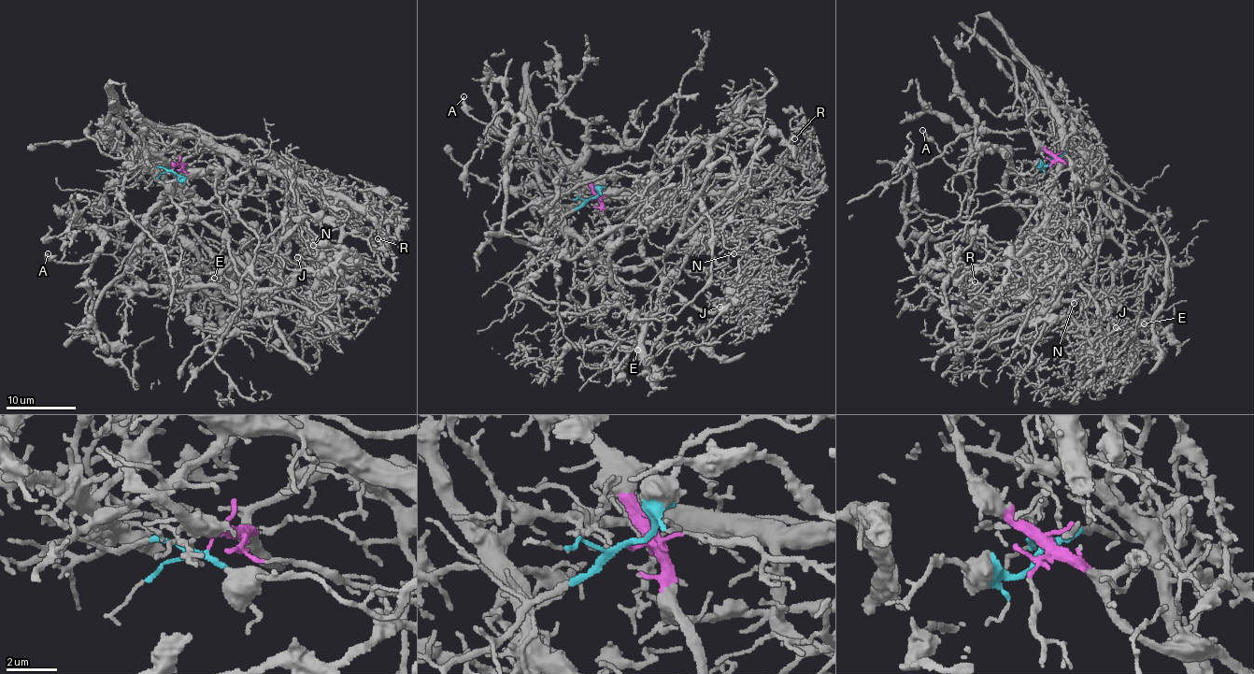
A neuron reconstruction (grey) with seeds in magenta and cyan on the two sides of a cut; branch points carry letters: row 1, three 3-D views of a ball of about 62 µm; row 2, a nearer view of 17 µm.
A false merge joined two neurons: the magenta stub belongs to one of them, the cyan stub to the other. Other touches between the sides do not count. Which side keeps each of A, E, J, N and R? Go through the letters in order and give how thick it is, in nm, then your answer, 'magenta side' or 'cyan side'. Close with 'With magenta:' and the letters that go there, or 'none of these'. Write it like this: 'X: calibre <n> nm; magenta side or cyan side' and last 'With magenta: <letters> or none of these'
A: calibre 150 nm; cyan side
E: calibre 130 nm; cyan side
J: calibre 120 nm; cyan side
N: calibre 100 nm; cyan side
R: calibre 110 nm; magenta side
With magenta: R

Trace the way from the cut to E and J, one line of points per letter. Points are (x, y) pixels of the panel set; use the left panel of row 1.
E: (173, 169), (122, 174), (106, 206), (182, 235), (219, 278), (209, 292), (215, 278)
J: (173, 169), (106, 206), (302, 313), (324, 255), (355, 271), (297, 258)

